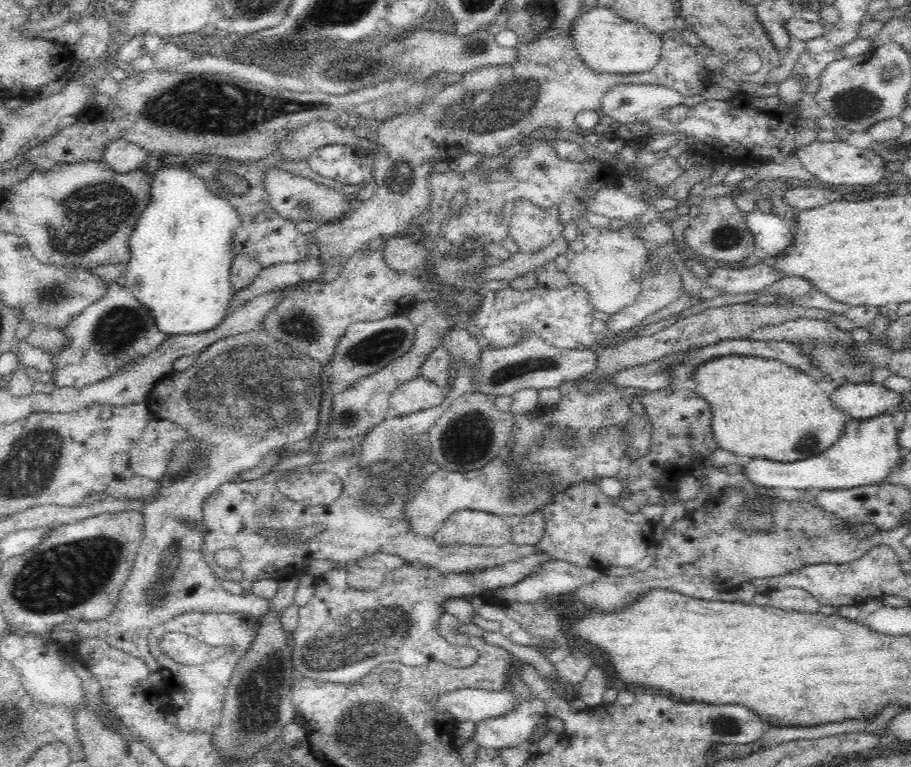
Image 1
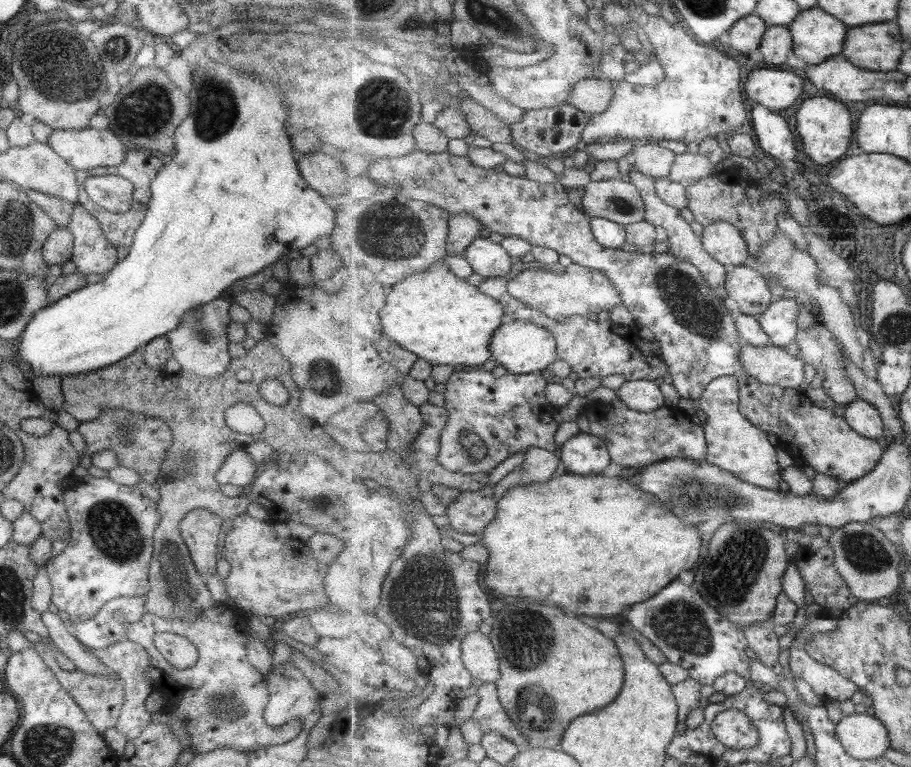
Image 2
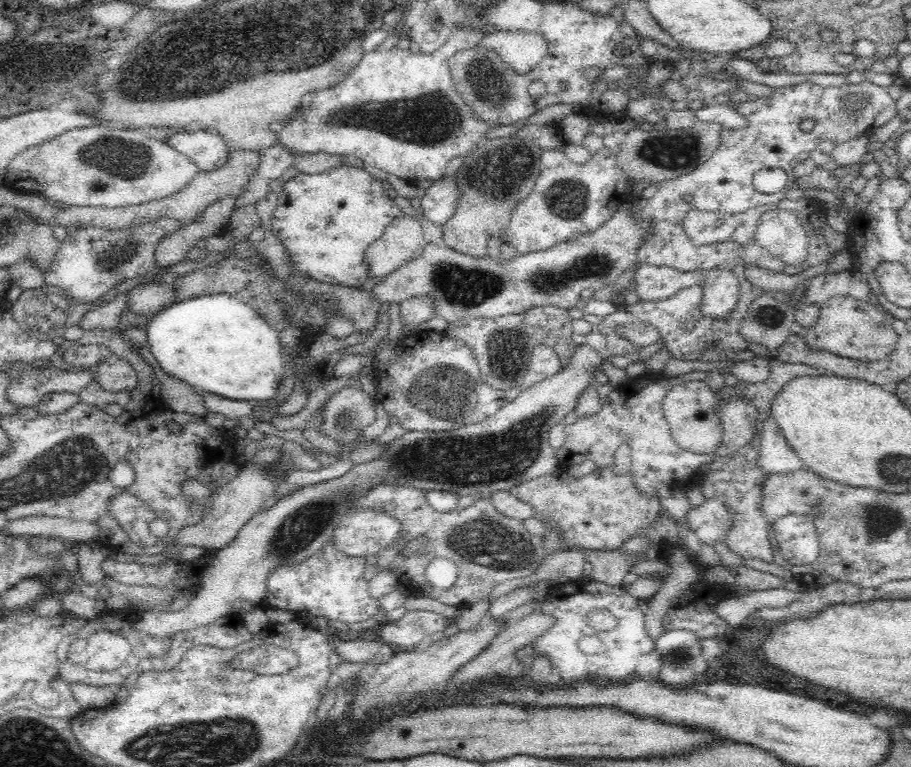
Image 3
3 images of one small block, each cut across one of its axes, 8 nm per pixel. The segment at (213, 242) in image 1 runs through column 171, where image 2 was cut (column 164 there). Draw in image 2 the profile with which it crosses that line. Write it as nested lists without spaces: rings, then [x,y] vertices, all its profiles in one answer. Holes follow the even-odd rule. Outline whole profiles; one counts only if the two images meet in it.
[[[203,59],[199,66],[191,72],[191,86],[188,100],[190,101],[190,112],[188,116],[180,122],[175,128],[174,133],[174,154],[165,160],[162,168],[157,175],[151,180],[150,193],[151,198],[147,204],[145,216],[141,224],[135,229],[132,244],[128,247],[129,252],[122,260],[117,261],[111,270],[103,277],[103,280],[95,284],[86,284],[77,291],[70,292],[59,300],[54,300],[45,305],[45,308],[39,308],[27,326],[23,328],[22,336],[15,341],[16,352],[21,361],[26,362],[35,375],[78,375],[95,371],[99,368],[109,366],[117,361],[123,360],[129,356],[137,347],[143,347],[155,337],[164,336],[166,332],[173,330],[181,315],[185,311],[219,298],[222,290],[231,286],[235,280],[239,280],[257,272],[261,272],[266,266],[275,263],[284,256],[296,254],[297,251],[313,245],[320,241],[328,239],[334,229],[335,214],[333,206],[335,202],[329,201],[319,193],[315,194],[311,188],[305,186],[303,178],[297,172],[295,158],[291,156],[291,144],[289,138],[292,132],[287,130],[285,114],[286,108],[283,108],[281,90],[277,84],[269,80],[259,80],[257,76],[245,74],[229,64],[219,61]]]

